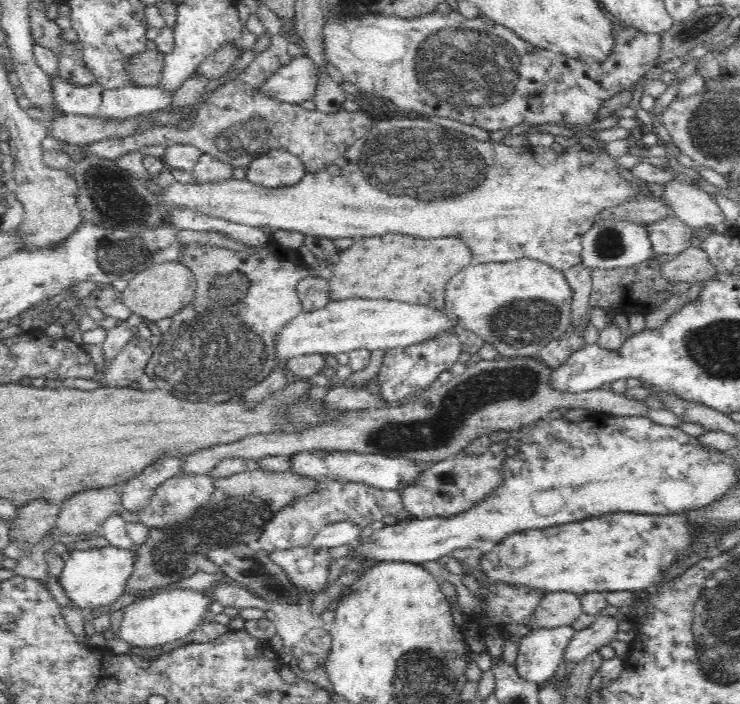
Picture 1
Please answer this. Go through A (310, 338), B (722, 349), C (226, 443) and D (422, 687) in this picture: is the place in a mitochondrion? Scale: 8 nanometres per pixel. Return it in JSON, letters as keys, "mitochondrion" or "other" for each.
{"A":"other","B":"mitochondrion","C":"other","D":"mitochondrion"}

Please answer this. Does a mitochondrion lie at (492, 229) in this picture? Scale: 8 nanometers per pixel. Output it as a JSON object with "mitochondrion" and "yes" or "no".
{"mitochondrion":"no"}

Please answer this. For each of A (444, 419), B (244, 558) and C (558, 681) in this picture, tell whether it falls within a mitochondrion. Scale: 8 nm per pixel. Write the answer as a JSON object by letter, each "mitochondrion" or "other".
{"A":"mitochondrion","B":"mitochondrion","C":"other"}

